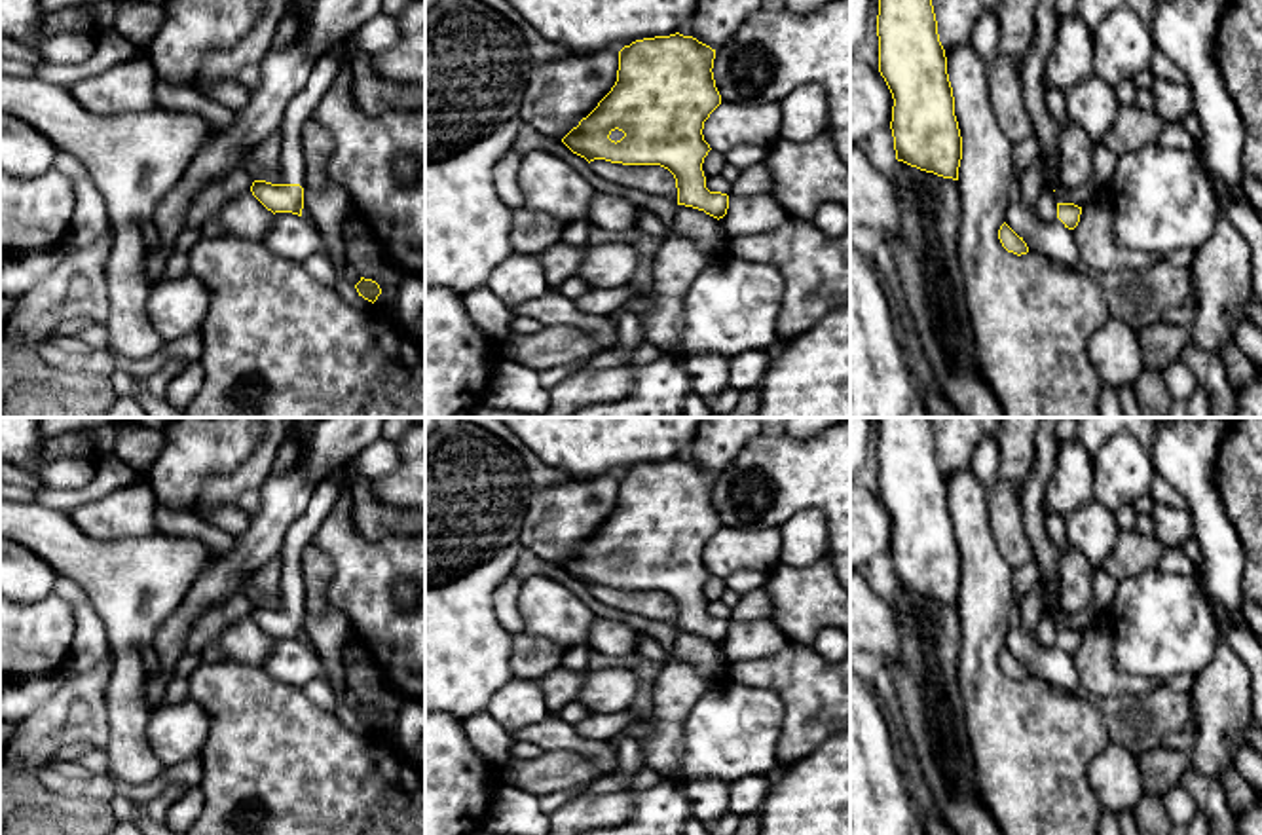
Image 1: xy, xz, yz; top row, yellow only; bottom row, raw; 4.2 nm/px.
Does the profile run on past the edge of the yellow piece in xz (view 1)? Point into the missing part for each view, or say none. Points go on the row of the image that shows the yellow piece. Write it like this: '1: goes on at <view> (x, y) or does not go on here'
1: does not go on here

